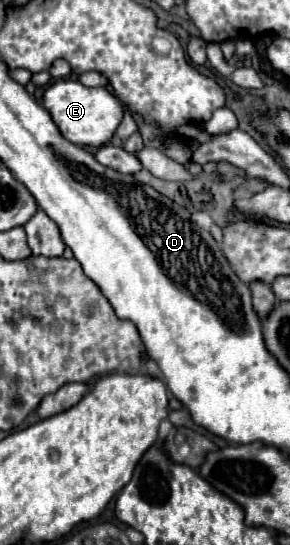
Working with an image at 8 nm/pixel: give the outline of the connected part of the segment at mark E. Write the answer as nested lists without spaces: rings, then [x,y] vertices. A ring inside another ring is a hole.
[[[58,79],[52,85],[48,85],[42,95],[42,107],[52,115],[60,133],[68,141],[90,147],[102,147],[104,143],[108,143],[124,115],[120,101],[108,89],[104,87],[90,89],[84,87],[80,81],[70,81],[70,79]]]

